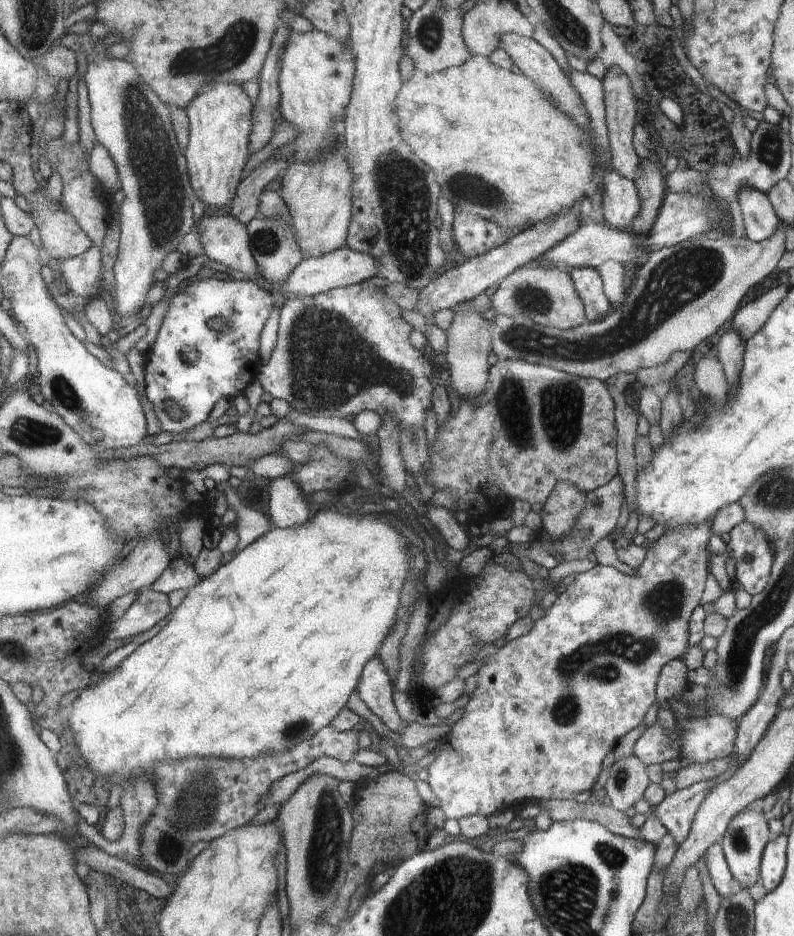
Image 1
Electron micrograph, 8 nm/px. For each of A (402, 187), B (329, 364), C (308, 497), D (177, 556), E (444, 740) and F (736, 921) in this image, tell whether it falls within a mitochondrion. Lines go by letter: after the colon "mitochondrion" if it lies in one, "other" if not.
A: mitochondrion
B: mitochondrion
C: other
D: other
E: other
F: mitochondrion

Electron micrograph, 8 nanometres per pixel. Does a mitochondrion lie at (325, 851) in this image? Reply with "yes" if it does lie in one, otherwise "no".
yes

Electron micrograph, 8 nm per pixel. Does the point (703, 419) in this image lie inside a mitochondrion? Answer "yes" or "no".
yes

